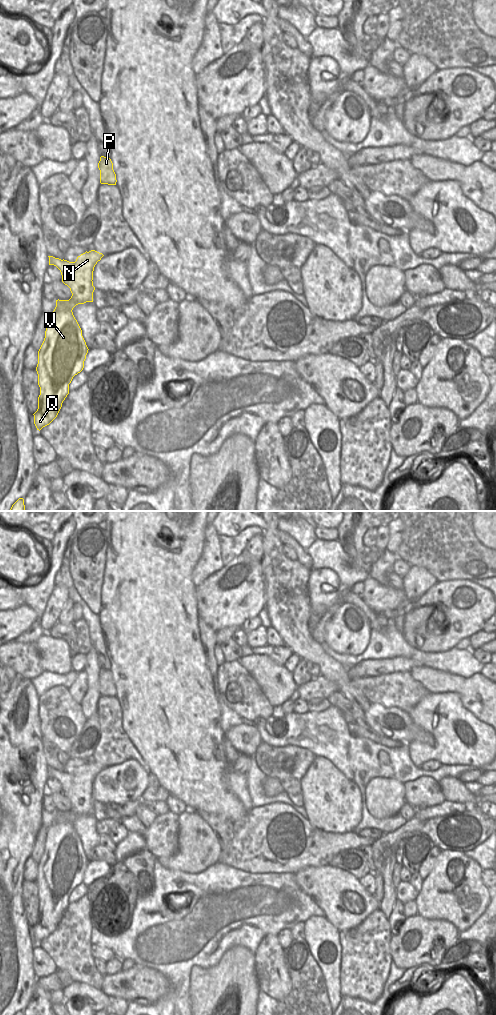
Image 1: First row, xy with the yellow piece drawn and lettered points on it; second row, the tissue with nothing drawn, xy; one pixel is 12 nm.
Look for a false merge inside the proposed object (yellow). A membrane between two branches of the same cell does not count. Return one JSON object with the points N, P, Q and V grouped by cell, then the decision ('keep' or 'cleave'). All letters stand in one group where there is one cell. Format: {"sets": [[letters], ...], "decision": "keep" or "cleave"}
{"sets": [["N", "P", "Q", "V"]], "decision": "keep"}

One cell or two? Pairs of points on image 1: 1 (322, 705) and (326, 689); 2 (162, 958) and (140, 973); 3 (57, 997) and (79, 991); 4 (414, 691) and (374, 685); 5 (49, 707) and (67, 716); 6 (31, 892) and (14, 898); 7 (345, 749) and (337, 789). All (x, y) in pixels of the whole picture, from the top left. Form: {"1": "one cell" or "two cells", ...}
{"1": "two cells", "2": "two cells", "3": "two cells", "4": "one cell", "5": "one cell", "6": "two cells", "7": "two cells"}

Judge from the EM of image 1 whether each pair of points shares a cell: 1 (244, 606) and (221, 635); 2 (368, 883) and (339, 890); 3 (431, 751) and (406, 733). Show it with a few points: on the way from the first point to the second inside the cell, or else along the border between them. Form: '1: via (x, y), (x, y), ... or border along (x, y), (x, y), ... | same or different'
1: border along (241, 628), (228, 626), (216, 632) | different
2: border along (358, 879), (372, 894) | different
3: border along (410, 717), (433, 737), (433, 746) | different

